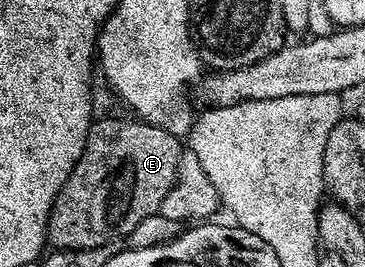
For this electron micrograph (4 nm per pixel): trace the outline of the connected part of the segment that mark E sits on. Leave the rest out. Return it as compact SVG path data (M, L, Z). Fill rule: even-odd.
M141 118L130 119L131 120L94 119L93 125L90 126L89 133L87 134L87 142L85 143L83 154L79 158L75 170L71 170L67 182L63 182L63 186L59 190L59 194L51 206L51 214L49 215L49 234L47 240L54 249L72 250L74 248L102 248L104 244L113 244L114 242L124 241L125 236L131 234L131 230L135 230L135 226L139 226L139 222L143 222L143 218L151 218L160 213L163 198L167 198L167 190L171 190L171 186L177 177L179 158L183 151L183 140L182 137L171 134L167 130L163 130L157 124L146 124Z

